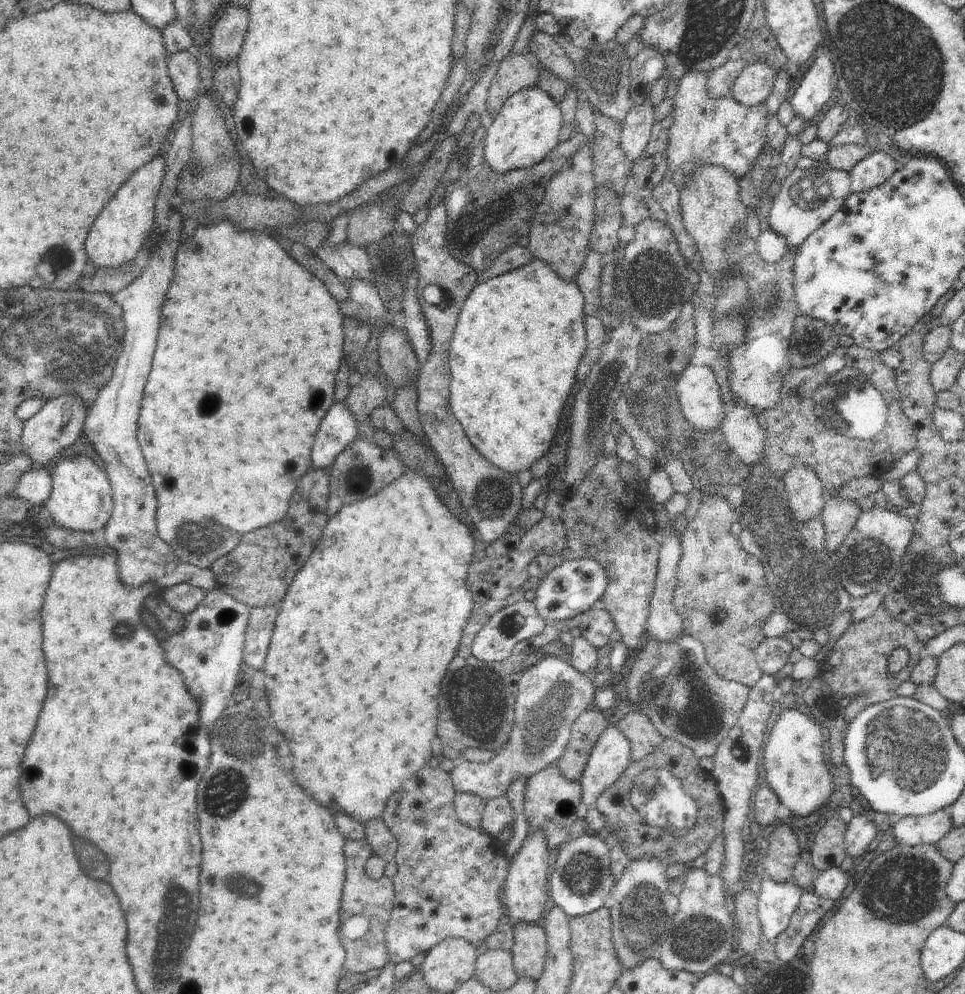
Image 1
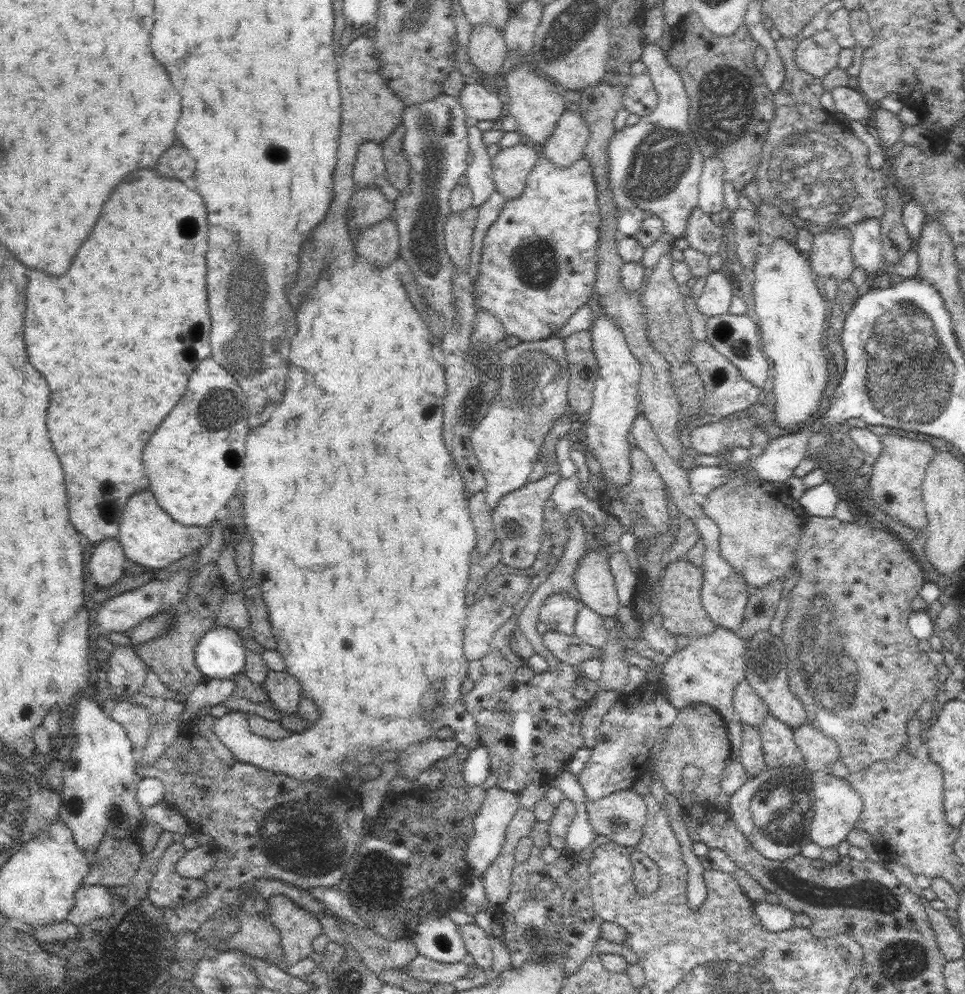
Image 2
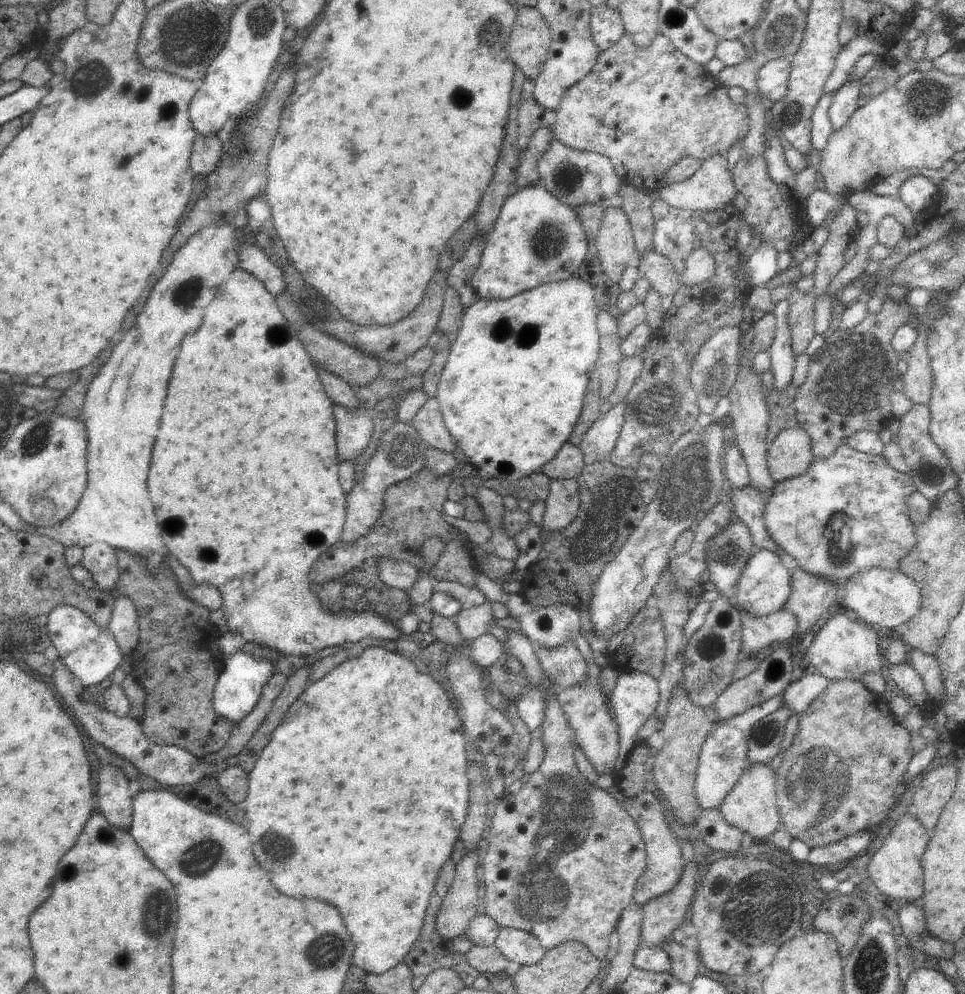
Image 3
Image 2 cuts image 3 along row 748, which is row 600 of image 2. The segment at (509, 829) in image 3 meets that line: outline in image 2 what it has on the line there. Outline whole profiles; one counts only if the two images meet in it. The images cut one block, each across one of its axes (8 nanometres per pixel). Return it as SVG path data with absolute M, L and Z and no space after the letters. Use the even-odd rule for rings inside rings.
M551 594L541 610L539 620L549 632L559 632L565 636L575 636L575 618L581 604L569 594Z

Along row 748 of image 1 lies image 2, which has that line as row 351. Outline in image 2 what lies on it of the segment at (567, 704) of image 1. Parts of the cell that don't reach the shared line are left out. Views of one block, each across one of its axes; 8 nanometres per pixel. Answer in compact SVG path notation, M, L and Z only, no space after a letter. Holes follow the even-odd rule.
M551 336L537 342L519 342L513 348L499 348L501 358L501 374L499 374L499 392L495 394L491 406L487 408L487 416L475 426L471 432L471 444L473 454L477 458L477 464L485 478L485 502L489 510L497 506L497 502L507 496L511 490L523 488L527 482L527 476L533 468L533 462L539 460L541 442L551 436L555 424L559 418L563 418L567 402L567 386L569 386L569 364L565 360L565 340L561 336Z

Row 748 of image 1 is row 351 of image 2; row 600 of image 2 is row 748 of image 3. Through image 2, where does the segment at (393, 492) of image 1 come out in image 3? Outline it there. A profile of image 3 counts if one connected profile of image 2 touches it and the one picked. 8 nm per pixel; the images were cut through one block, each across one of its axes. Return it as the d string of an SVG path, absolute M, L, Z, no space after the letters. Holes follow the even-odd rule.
M365 648L359 658L347 660L333 668L319 682L309 684L309 688L289 706L281 724L273 730L269 744L263 748L259 760L249 772L249 788L243 800L243 816L247 820L247 834L257 846L261 854L255 854L255 860L267 870L269 884L281 894L293 898L319 898L339 910L343 918L345 930L349 932L349 942L353 944L351 966L361 968L367 974L383 974L409 954L417 936L425 924L425 912L429 906L431 892L435 888L437 876L445 862L451 858L451 848L459 840L459 830L467 818L469 808L469 782L471 774L471 748L465 742L465 724L459 712L453 708L451 696L439 688L439 684L429 674L421 674L415 670L413 658L403 654L393 654L383 648Z

